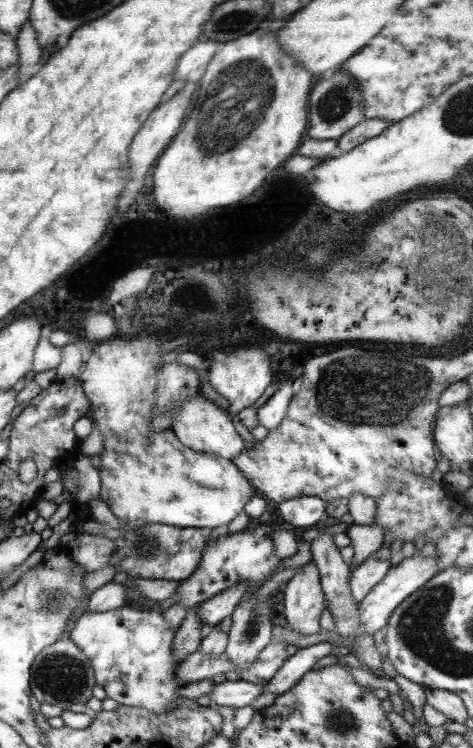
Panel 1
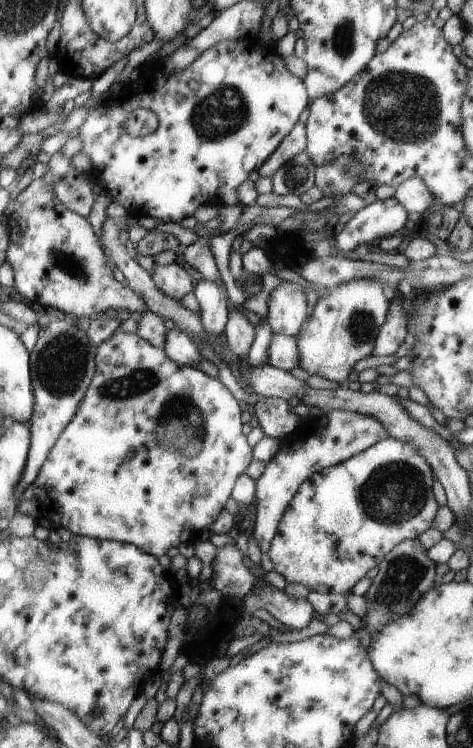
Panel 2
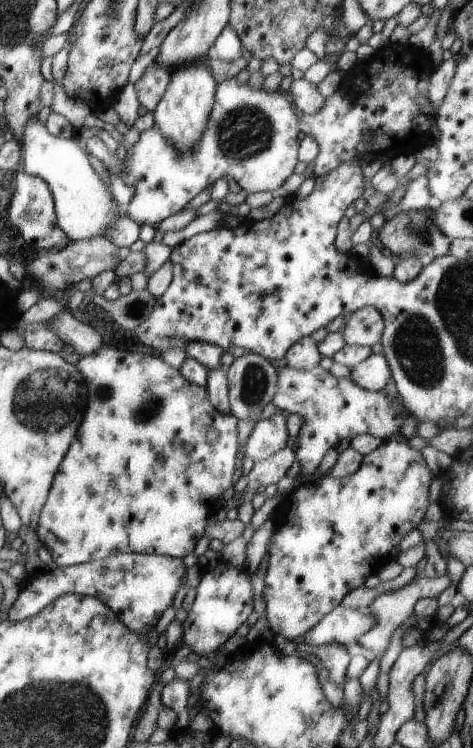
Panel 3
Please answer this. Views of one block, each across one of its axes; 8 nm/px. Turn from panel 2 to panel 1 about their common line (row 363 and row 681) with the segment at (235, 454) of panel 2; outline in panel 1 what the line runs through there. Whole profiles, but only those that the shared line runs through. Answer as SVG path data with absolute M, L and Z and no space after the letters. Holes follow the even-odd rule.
M130 601L119 608L105 612L87 612L79 615L69 632L69 640L87 657L94 672L94 681L101 686L106 697L123 706L139 707L151 713L163 714L177 708L179 684L175 682L175 669L183 658L171 656L173 631L167 624L161 609L139 610L130 606Z

